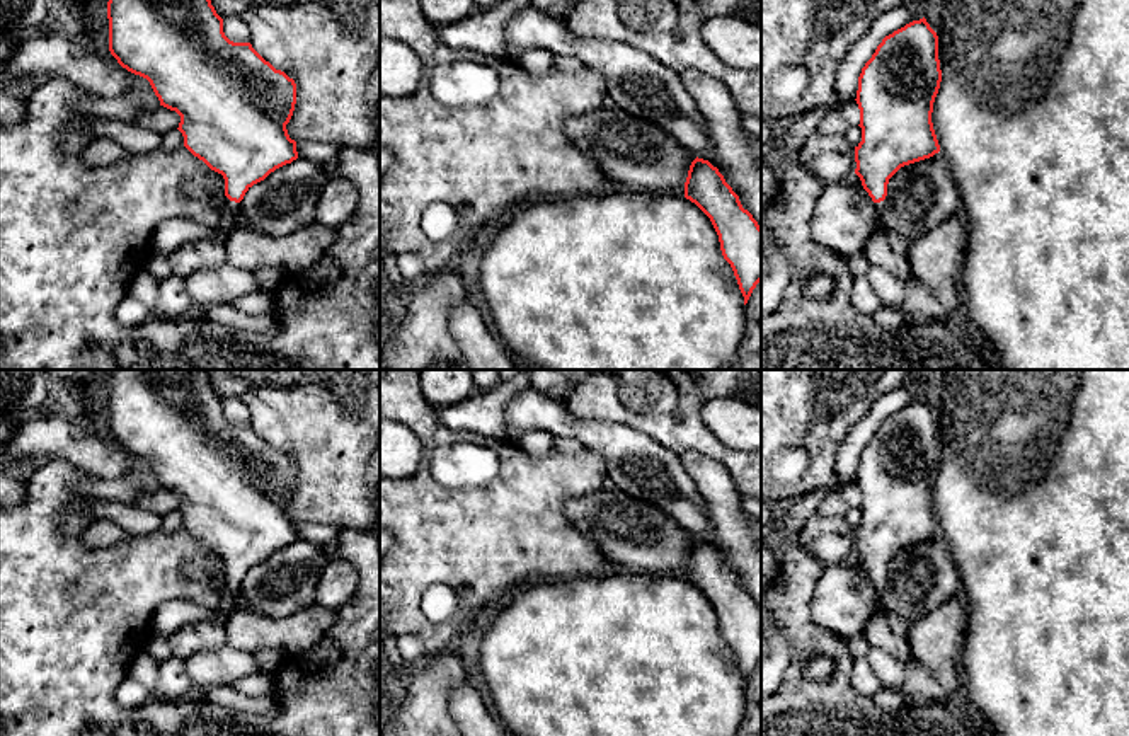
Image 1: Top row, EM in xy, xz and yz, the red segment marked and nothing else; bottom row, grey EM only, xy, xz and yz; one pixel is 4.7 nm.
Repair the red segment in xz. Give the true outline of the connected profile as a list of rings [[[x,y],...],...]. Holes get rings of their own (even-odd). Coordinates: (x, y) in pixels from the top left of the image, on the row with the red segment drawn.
[[[696,157],[691,162],[685,198],[710,218],[722,256],[734,271],[746,305],[761,281],[761,227],[708,160]]]

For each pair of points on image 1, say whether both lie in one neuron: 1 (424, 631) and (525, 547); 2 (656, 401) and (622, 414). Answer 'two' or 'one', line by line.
1: one
2: two

